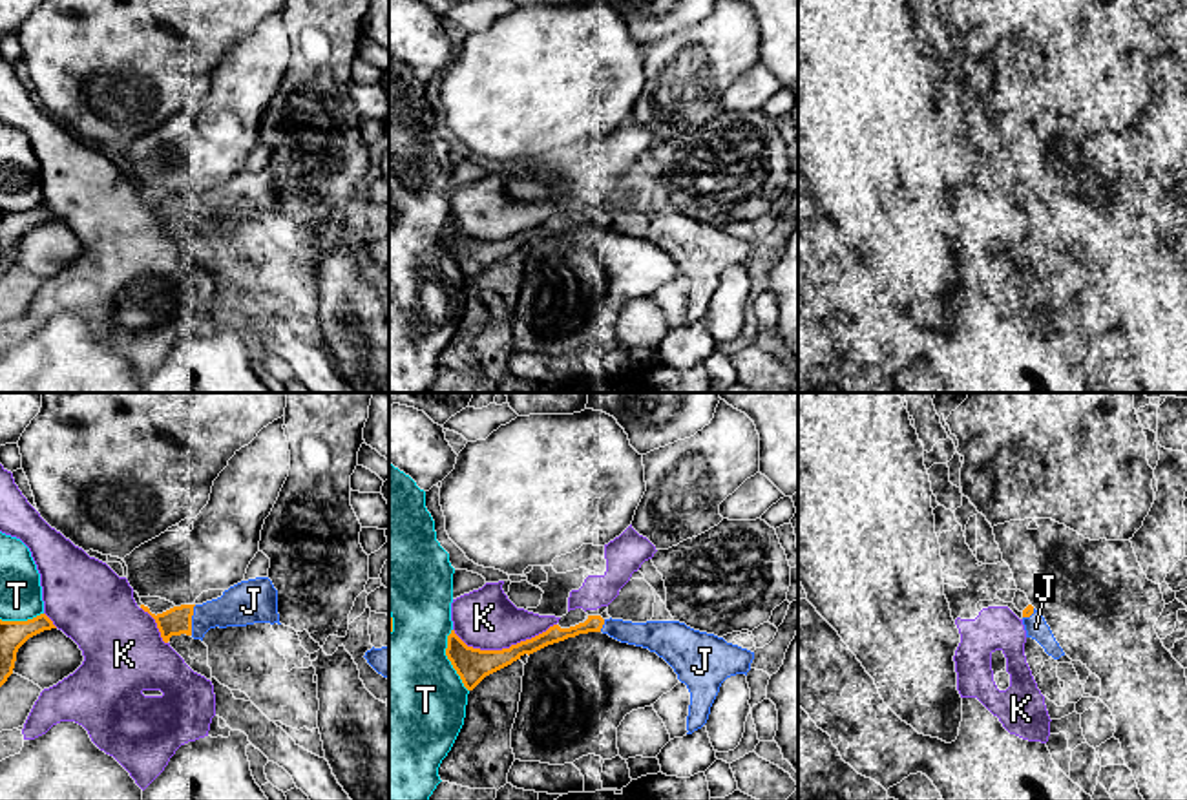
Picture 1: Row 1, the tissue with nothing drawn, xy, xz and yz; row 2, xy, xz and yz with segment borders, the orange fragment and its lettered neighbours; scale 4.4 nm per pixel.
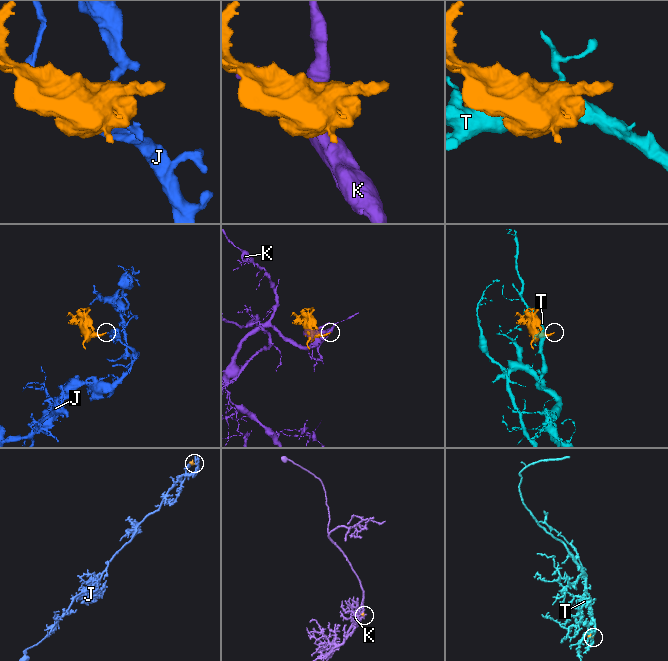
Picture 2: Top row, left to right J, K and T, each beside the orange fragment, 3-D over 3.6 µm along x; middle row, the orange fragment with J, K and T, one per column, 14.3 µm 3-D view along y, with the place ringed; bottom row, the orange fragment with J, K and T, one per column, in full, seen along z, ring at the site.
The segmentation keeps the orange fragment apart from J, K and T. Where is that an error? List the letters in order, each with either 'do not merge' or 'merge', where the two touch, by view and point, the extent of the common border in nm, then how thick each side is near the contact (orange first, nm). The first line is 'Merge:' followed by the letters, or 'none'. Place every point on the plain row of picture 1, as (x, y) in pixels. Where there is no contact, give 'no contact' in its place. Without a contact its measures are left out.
Merge: J
J: merge; meets orange in xy at (190, 210); contact 140 nm long; 120 nm thick on the orange side, 190 nm on the other
K: do not merge; meets orange in xz at (504, 240); contact 460 nm long; 150 nm thick on the orange side, 260 nm on the other
T: do not merge; meets orange in xz at (448, 249); contact 280 nm long; 150 nm thick on the orange side, 500 nm on the other

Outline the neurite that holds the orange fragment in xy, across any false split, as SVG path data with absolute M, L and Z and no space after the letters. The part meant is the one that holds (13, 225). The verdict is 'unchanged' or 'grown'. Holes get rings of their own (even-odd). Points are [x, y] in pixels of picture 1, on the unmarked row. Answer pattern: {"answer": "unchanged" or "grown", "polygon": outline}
{"answer": "unchanged", "polygon": "M40 205L27 212L0 210L0 278L13 265L18 239L33 226L57 219L53 212Z"}

